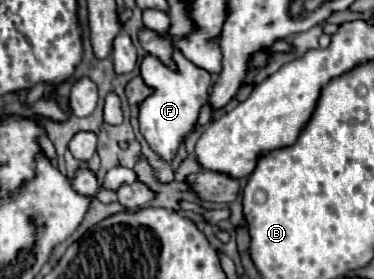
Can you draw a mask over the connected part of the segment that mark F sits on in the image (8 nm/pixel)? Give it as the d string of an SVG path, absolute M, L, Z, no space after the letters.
M180 51L174 53L174 61L178 63L178 71L170 71L152 55L146 55L146 59L140 65L144 83L156 89L156 93L140 105L140 115L138 115L140 133L148 141L150 149L162 161L168 161L168 163L174 161L182 141L186 141L193 133L200 109L208 99L208 85L210 85L210 73L190 63Z

